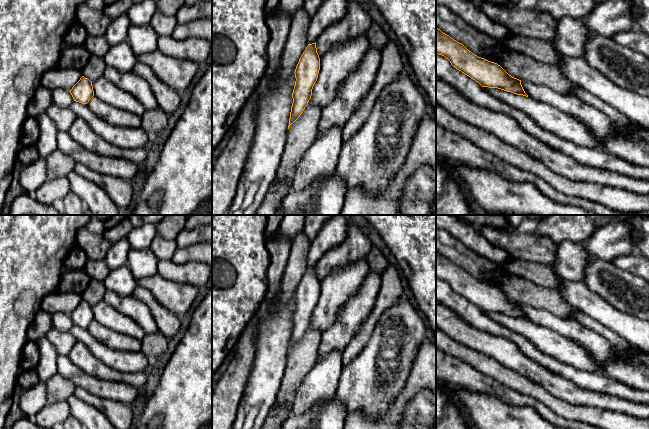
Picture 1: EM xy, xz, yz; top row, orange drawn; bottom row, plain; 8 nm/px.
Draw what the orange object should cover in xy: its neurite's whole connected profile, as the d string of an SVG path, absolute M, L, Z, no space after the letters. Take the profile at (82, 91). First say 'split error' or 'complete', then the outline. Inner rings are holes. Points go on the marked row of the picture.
complete; M82 76L80 80L72 87L70 93L74 101L87 104L94 96L92 81Z

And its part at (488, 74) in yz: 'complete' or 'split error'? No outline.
complete

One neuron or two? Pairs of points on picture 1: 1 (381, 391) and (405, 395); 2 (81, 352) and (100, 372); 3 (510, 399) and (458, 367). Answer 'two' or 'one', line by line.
1: two
2: one
3: one

